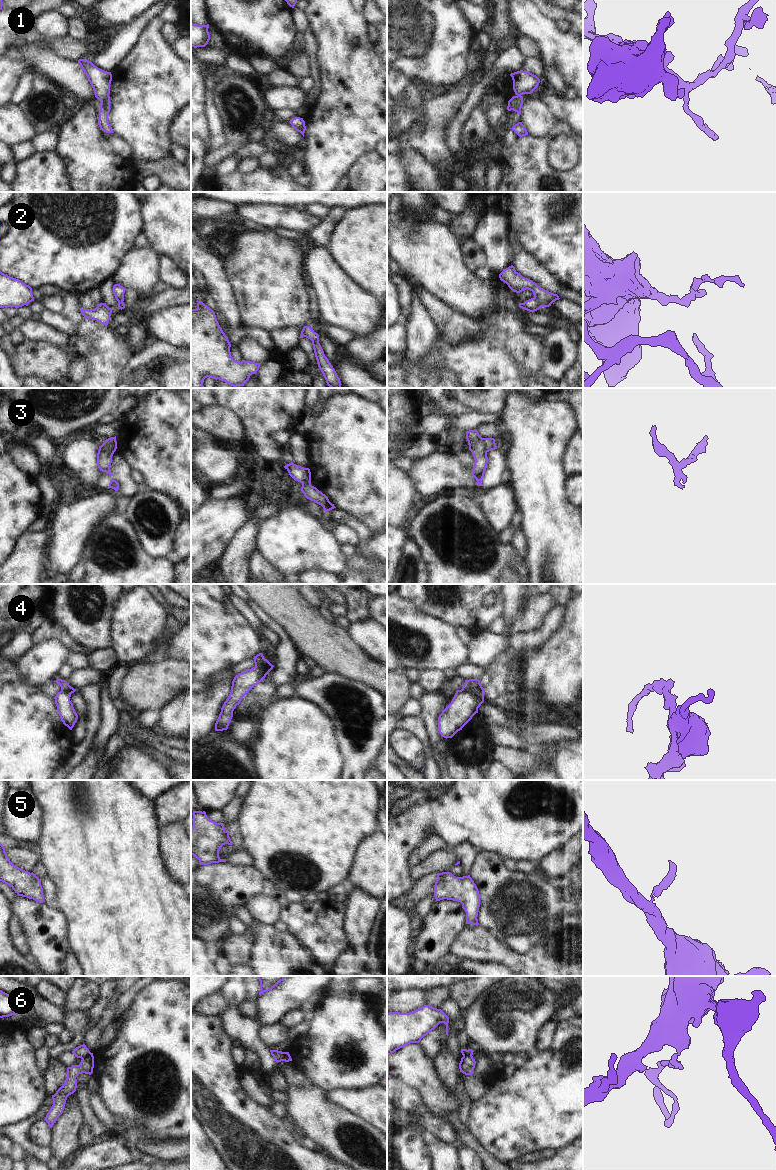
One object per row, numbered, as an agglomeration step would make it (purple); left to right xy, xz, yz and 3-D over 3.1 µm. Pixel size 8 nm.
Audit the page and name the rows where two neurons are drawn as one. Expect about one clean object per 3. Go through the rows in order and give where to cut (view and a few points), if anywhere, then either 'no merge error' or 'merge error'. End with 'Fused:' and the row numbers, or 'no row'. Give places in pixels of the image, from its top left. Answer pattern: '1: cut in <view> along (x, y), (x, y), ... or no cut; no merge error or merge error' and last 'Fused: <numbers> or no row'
1: no cut; no merge error
2: cut in yz along (534, 297), (541, 306); merge error
3: cut in xy along (99, 448), (106, 443), (110, 443), (115, 449); merge error
4: cut in yz along (461, 689), (483, 701); merge error
5: cut in yz along (445, 872), (438, 878); merge error
6: cut in xy along (91, 1053), (82, 1059); merge error
Fused: 2, 3, 4, 5, 6

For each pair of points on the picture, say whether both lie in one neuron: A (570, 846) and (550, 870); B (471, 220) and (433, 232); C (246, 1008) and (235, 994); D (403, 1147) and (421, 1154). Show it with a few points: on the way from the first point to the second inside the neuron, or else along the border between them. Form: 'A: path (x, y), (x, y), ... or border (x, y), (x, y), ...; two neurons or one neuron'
A: path (568, 852), (556, 864); one neuron
B: border (448, 227), (460, 243); two neurons
C: border (254, 1001), (245, 1001), (237, 1006); two neurons
D: path (407, 1147), (417, 1154); one neuron

